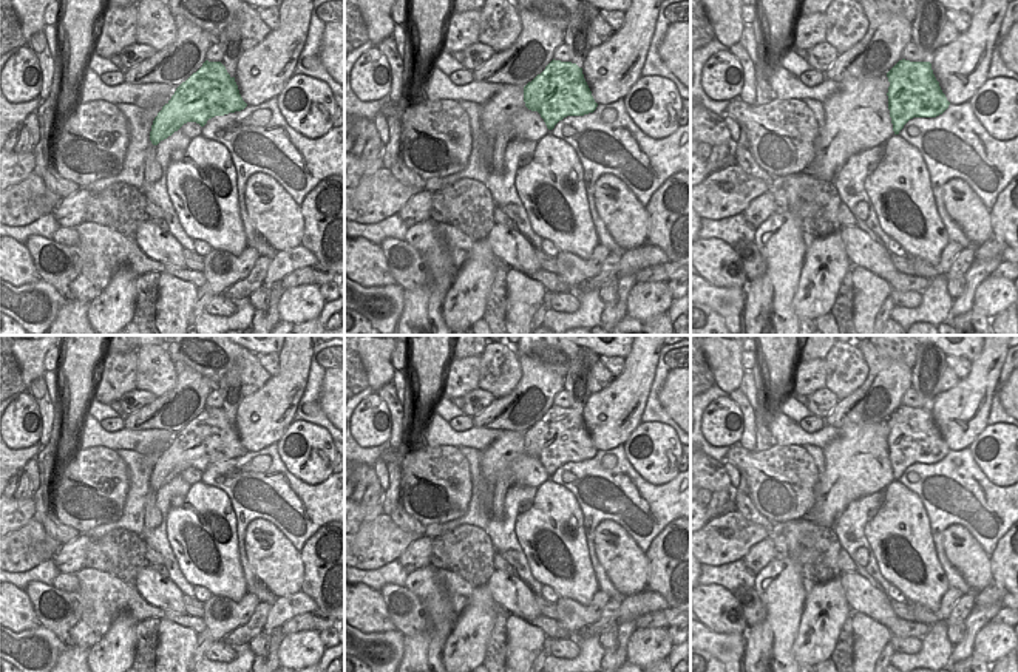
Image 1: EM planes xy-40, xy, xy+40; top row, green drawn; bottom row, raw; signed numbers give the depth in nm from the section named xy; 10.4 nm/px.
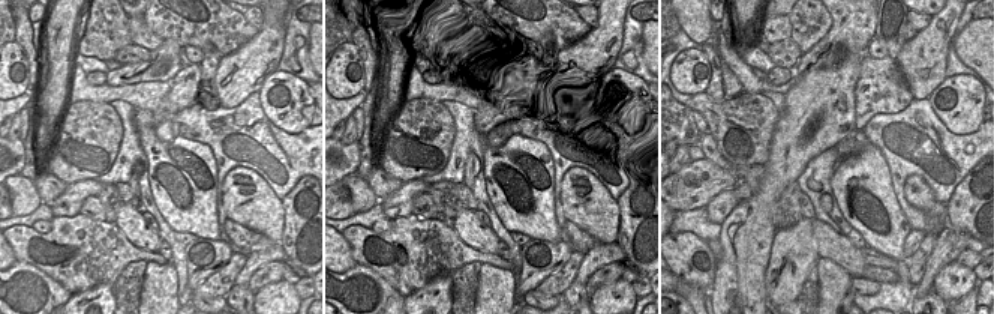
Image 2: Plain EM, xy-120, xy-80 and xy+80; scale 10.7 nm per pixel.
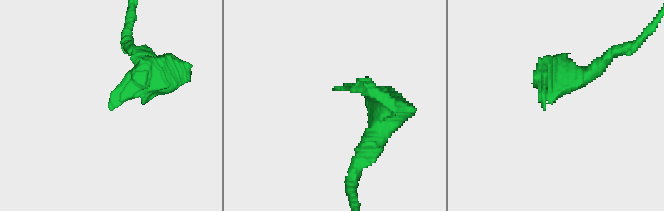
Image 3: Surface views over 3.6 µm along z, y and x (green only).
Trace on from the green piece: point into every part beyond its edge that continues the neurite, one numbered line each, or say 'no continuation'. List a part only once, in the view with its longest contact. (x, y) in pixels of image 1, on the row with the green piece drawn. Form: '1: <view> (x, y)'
1: xy-40 (152, 173)

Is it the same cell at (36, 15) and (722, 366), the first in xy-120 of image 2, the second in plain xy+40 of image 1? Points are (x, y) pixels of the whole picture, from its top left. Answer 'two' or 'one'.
two

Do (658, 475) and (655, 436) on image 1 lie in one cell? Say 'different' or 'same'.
same

